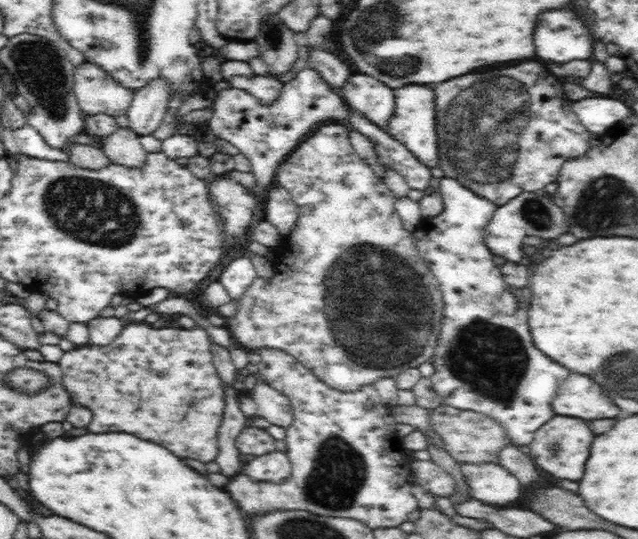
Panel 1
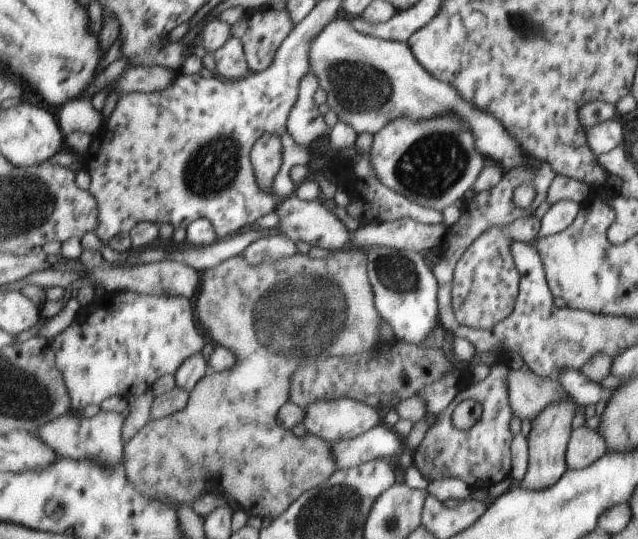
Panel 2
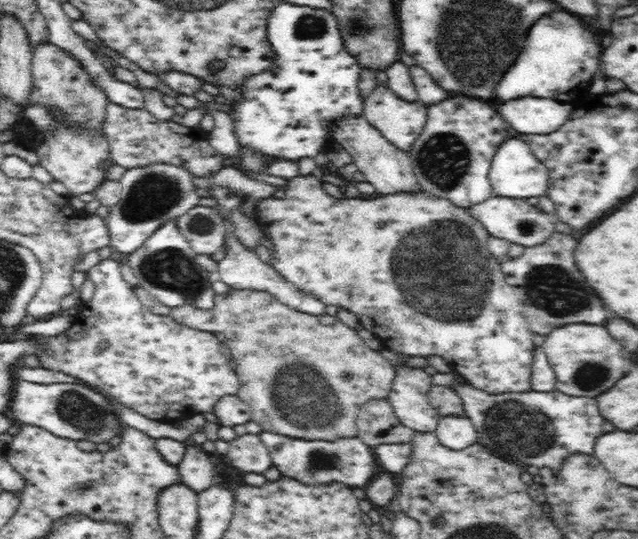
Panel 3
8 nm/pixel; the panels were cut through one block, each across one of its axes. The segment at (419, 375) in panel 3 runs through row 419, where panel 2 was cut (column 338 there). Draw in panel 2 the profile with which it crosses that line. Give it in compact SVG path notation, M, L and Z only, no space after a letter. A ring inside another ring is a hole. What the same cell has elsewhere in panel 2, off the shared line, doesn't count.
M346 397L318 400L303 410L308 433L331 442L350 440L382 422L375 407Z

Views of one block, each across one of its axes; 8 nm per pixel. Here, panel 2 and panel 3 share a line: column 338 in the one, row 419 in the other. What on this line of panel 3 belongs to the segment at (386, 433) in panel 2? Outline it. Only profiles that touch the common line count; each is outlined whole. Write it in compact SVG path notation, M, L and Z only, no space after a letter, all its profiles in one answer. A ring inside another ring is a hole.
M441 417L435 433L440 444L452 450L462 450L478 440L474 425L468 417Z

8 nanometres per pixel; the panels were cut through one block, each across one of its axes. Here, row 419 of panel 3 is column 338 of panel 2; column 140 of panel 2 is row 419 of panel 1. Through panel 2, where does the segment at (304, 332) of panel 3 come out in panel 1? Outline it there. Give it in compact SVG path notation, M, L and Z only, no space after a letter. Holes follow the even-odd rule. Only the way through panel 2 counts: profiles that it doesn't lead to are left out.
M440 405L433 409L431 418L434 430L445 440L447 452L461 462L497 462L498 448L508 444L509 438L504 436L504 429L480 413L452 409Z

